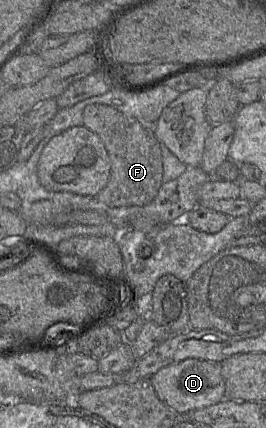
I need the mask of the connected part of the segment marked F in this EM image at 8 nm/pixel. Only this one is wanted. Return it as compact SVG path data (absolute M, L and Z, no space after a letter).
M102 104L88 105L84 109L83 126L100 137L110 159L108 183L96 198L108 207L144 206L151 203L163 184L161 148L152 130L145 129L135 118Z

